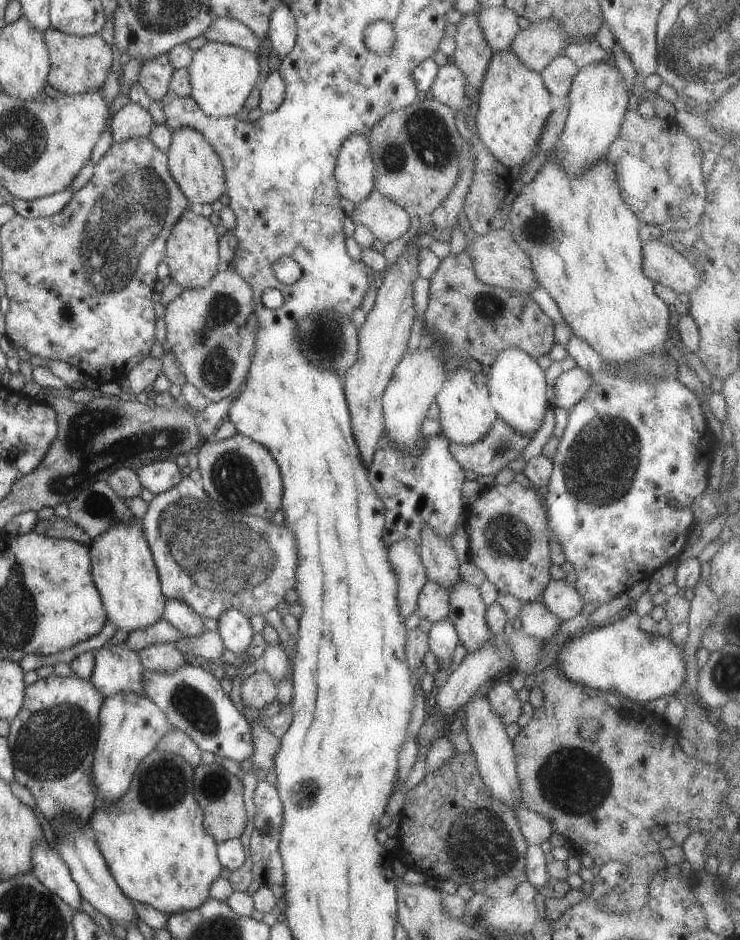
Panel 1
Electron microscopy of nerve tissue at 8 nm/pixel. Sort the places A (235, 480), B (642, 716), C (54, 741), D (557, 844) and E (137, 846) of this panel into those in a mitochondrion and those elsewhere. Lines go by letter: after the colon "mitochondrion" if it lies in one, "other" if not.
A: mitochondrion
B: other
C: mitochondrion
D: other
E: other

